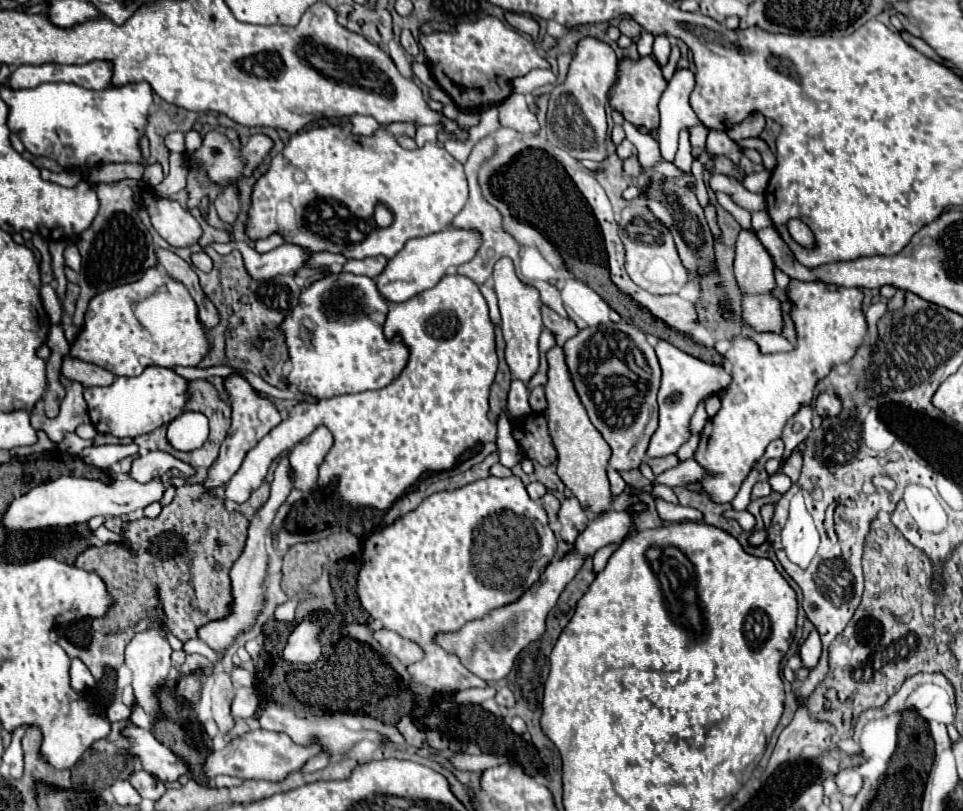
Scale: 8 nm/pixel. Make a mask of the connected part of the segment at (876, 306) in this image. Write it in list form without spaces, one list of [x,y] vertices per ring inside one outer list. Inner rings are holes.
[[[876,301],[876,303],[872,303],[868,309],[866,309],[866,321],[868,321],[868,335],[870,335],[870,339],[872,339],[872,343],[876,343],[876,339],[878,339],[878,335],[876,335],[876,321],[882,317],[886,313],[886,305],[884,303],[880,303],[880,301]]]

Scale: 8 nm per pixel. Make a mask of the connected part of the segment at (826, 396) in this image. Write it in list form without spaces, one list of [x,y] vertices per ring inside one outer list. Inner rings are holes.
[[[820,393],[820,395],[816,397],[814,409],[816,409],[816,413],[818,413],[820,417],[834,417],[834,415],[840,413],[842,403],[840,403],[840,399],[838,399],[836,395],[832,395],[832,393]]]

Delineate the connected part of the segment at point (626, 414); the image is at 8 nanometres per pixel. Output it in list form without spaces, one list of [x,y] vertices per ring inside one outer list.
[[[620,321],[618,325],[606,323],[596,329],[586,327],[578,331],[578,335],[564,343],[564,351],[578,397],[590,421],[612,449],[610,467],[616,467],[616,471],[640,467],[650,435],[658,427],[656,393],[660,387],[660,367],[654,347],[640,329]]]

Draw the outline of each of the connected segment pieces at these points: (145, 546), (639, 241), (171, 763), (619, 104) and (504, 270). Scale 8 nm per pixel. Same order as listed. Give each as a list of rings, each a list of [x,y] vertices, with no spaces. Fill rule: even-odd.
[[[196,483],[178,487],[174,501],[166,505],[156,519],[106,519],[104,527],[120,533],[132,551],[122,545],[106,545],[90,547],[76,557],[74,567],[96,573],[112,597],[106,615],[92,619],[94,631],[118,633],[142,617],[150,619],[154,607],[162,603],[170,633],[186,643],[188,639],[196,639],[198,629],[206,623],[230,615],[232,585],[228,573],[244,549],[248,519],[242,513],[222,507],[214,495],[206,499],[206,503],[194,499],[194,495],[198,495]],[[202,527],[206,527],[206,531],[202,531]],[[218,543],[222,543],[222,547],[218,547]],[[216,563],[222,565],[220,571],[214,569]]]
[[[640,193],[622,213],[620,213],[620,237],[626,247],[626,271],[630,279],[646,289],[648,293],[666,295],[678,293],[688,283],[688,271],[682,265],[674,237],[668,227],[664,227],[658,217],[648,207],[648,195]]]
[[[130,723],[128,729],[124,729],[124,735],[136,743],[130,753],[140,759],[142,767],[160,781],[178,781],[182,775],[192,775],[188,763],[162,745],[152,731],[144,731]]]
[[[652,57],[622,59],[618,73],[620,73],[620,77],[618,77],[616,85],[610,91],[612,107],[620,109],[626,121],[630,121],[630,123],[634,123],[638,127],[642,125],[650,133],[652,129],[658,127],[658,99],[660,99],[662,91],[666,89],[666,81],[662,79],[660,67],[654,63]]]
[[[500,259],[494,267],[494,291],[498,295],[498,305],[502,313],[502,333],[506,341],[506,363],[512,371],[514,379],[530,381],[540,367],[540,351],[538,337],[542,333],[542,317],[540,317],[540,295],[534,287],[524,285],[516,273],[510,259]]]

